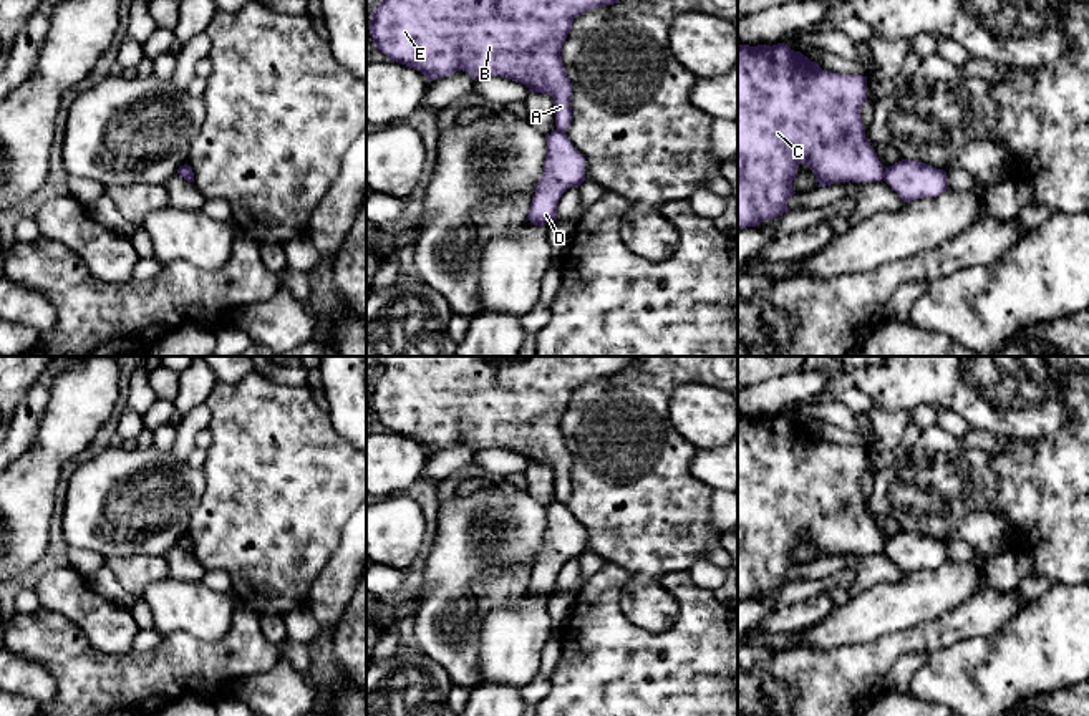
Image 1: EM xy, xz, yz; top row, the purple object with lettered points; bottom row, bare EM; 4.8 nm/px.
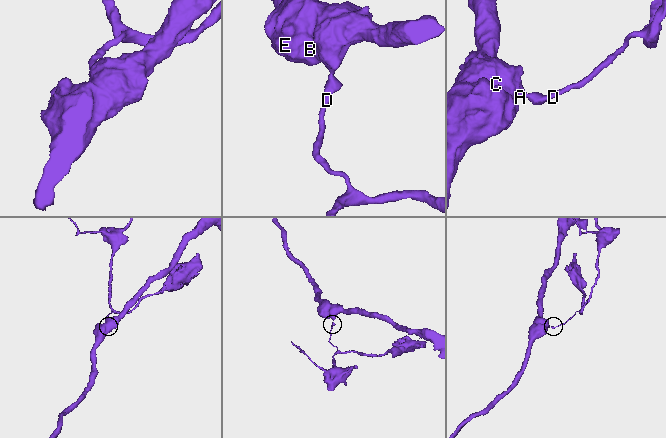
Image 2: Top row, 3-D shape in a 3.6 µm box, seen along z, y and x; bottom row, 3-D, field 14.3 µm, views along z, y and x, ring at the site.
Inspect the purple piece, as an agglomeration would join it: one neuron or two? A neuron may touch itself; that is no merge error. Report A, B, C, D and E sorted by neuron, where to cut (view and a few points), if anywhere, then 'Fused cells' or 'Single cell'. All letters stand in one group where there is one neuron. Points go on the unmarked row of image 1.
Groups: A B C E / D. Split along xz (557, 499), (564, 504). Fused cells

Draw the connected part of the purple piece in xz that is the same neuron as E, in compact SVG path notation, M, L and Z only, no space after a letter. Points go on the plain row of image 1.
M373 356L381 375L371 383L370 404L375 418L391 433L421 443L429 452L459 441L474 452L502 448L530 462L550 466L555 474L555 497L567 502L572 492L572 454L562 434L562 416L577 388L598 378L618 375L636 356Z

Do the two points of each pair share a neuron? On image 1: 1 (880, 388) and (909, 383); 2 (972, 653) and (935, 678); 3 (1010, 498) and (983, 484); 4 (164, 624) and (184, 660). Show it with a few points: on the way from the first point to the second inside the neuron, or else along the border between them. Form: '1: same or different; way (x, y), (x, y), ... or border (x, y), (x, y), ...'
1: same; way (887, 387), (902, 383)
2: same; way (963, 662), (943, 678)
3: different; border (992, 454), (995, 498), (985, 509)
4: different; border (164, 635), (186, 632), (209, 643)

